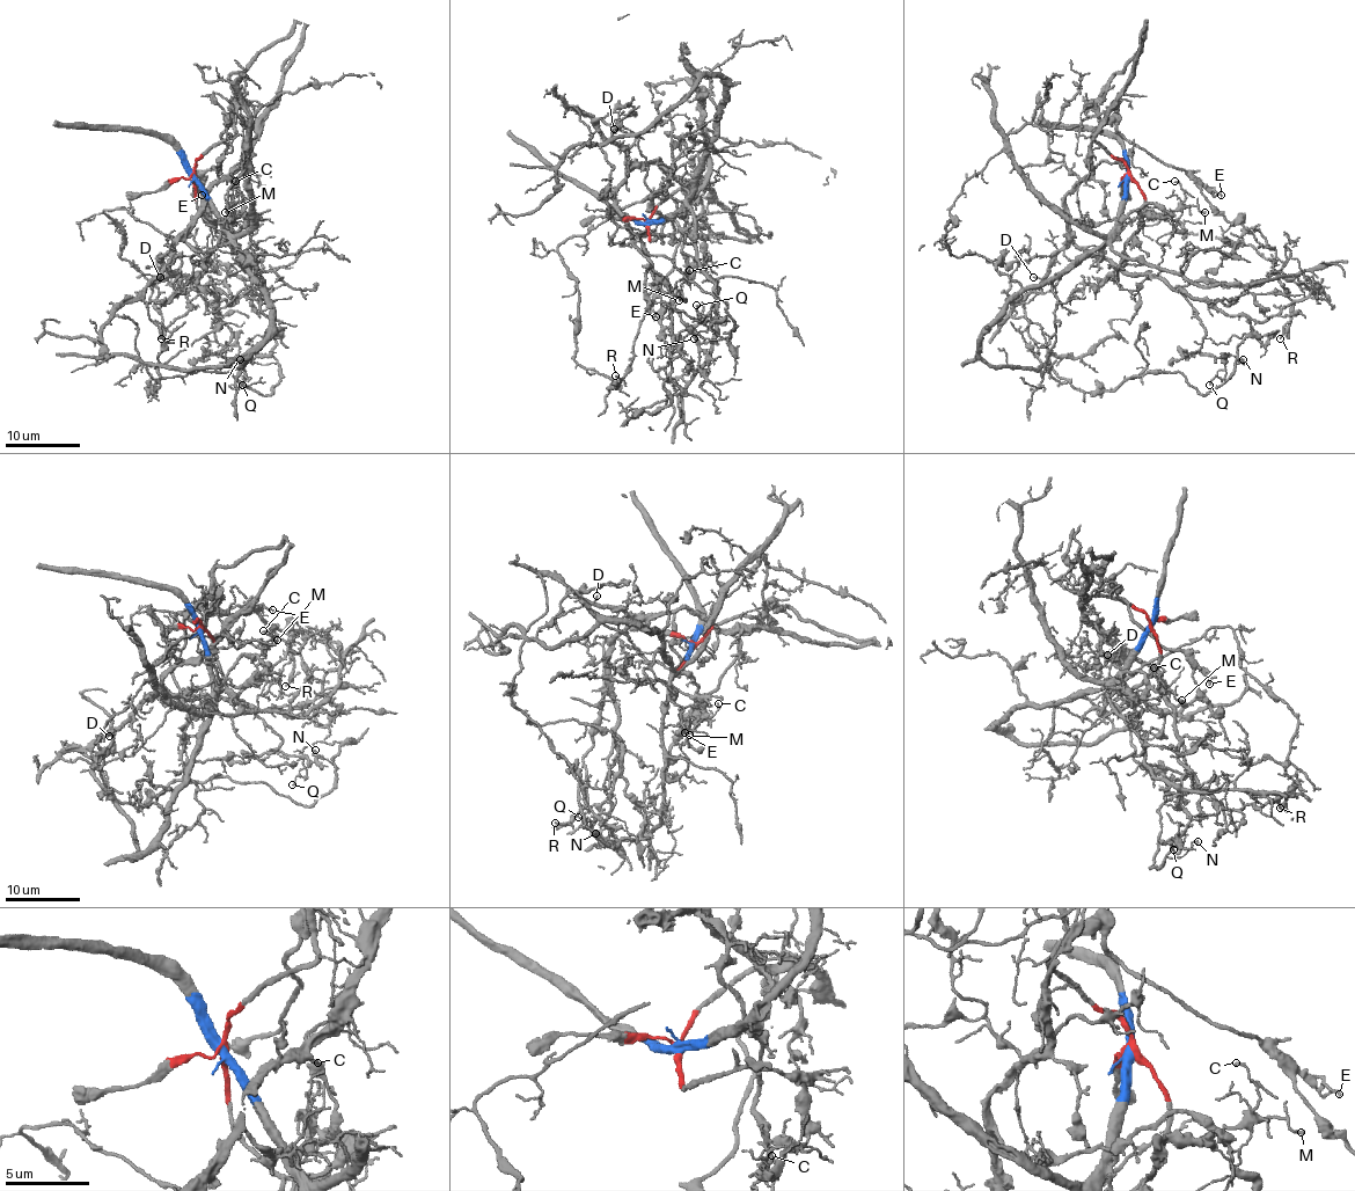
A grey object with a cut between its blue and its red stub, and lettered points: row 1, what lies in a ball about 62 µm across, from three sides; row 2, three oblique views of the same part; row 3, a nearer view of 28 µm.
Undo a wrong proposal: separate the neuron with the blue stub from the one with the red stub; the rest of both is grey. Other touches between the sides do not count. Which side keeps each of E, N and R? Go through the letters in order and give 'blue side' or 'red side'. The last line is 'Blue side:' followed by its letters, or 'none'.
E: red side
N: blue side
R: blue side
Blue side: N, R

